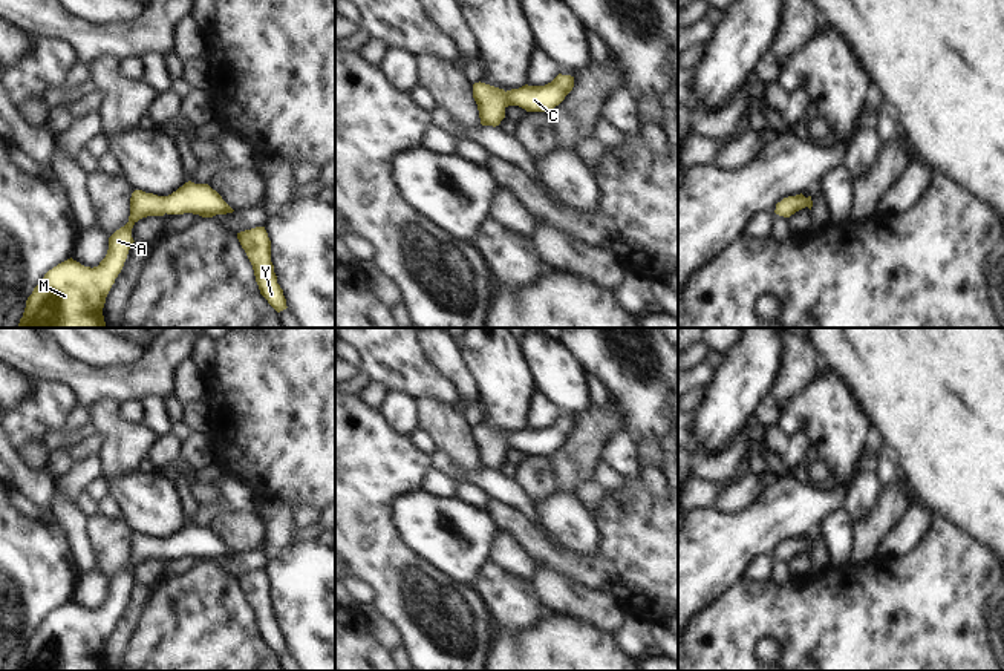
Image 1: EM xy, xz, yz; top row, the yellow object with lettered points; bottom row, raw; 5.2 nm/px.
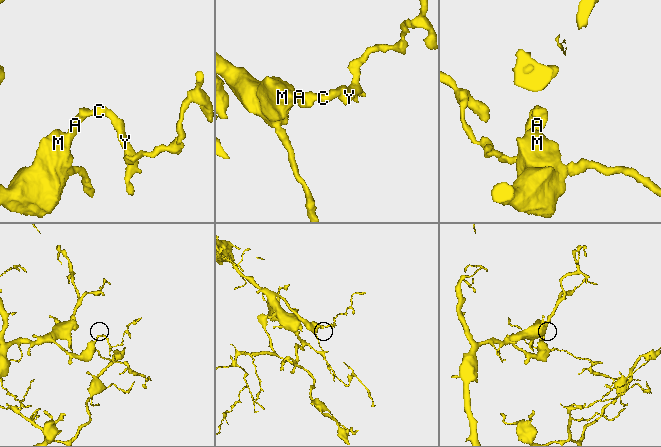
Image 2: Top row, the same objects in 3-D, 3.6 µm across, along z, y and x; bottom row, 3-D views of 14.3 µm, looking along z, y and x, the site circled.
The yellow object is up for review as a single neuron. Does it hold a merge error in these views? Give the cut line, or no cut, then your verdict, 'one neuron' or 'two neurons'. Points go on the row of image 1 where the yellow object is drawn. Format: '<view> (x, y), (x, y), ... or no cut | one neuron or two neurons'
no cut | one neuron

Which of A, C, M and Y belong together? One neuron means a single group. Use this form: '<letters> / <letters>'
A C M Y

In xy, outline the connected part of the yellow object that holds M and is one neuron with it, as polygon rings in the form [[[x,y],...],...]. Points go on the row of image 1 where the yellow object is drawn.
[[[185,182],[168,196],[135,190],[130,198],[129,222],[109,237],[109,250],[98,267],[84,267],[72,257],[49,270],[26,300],[23,317],[17,328],[104,328],[103,308],[106,297],[121,273],[129,250],[133,245],[132,228],[147,216],[193,213],[202,218],[233,213],[234,210],[208,184]]]

